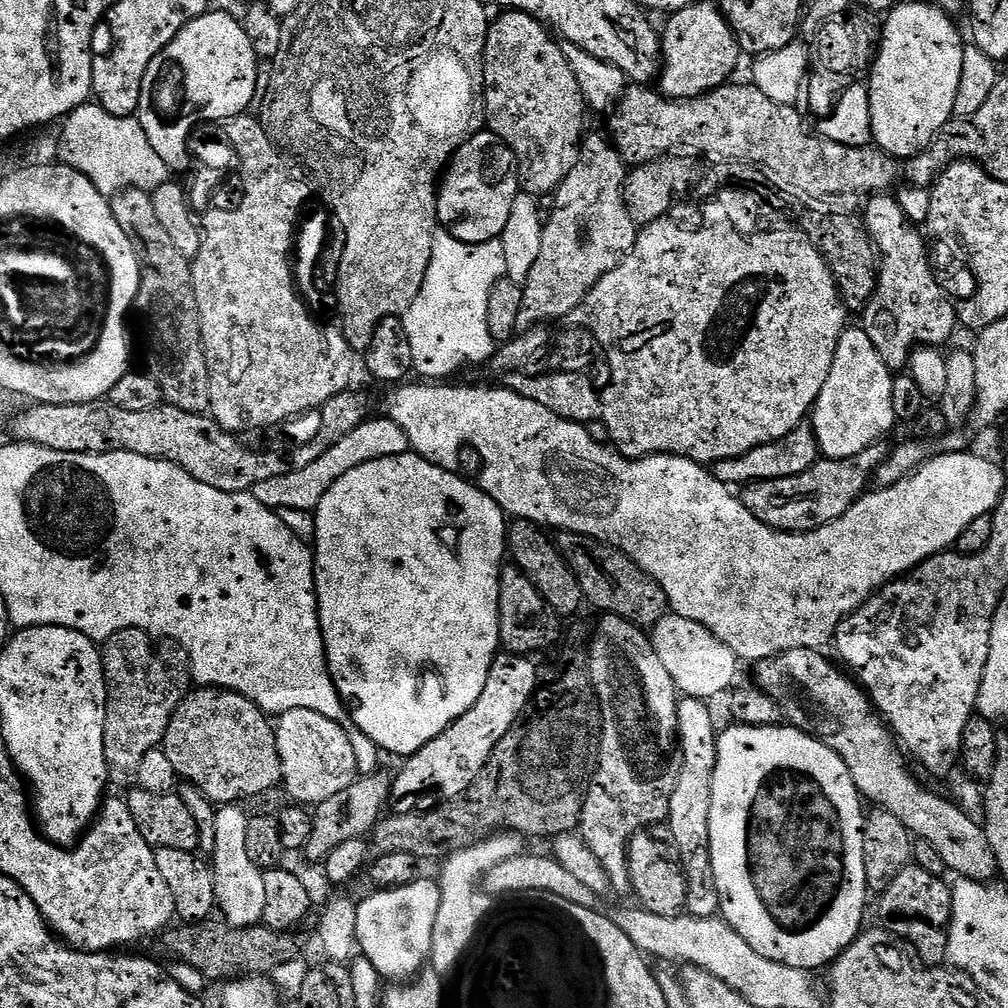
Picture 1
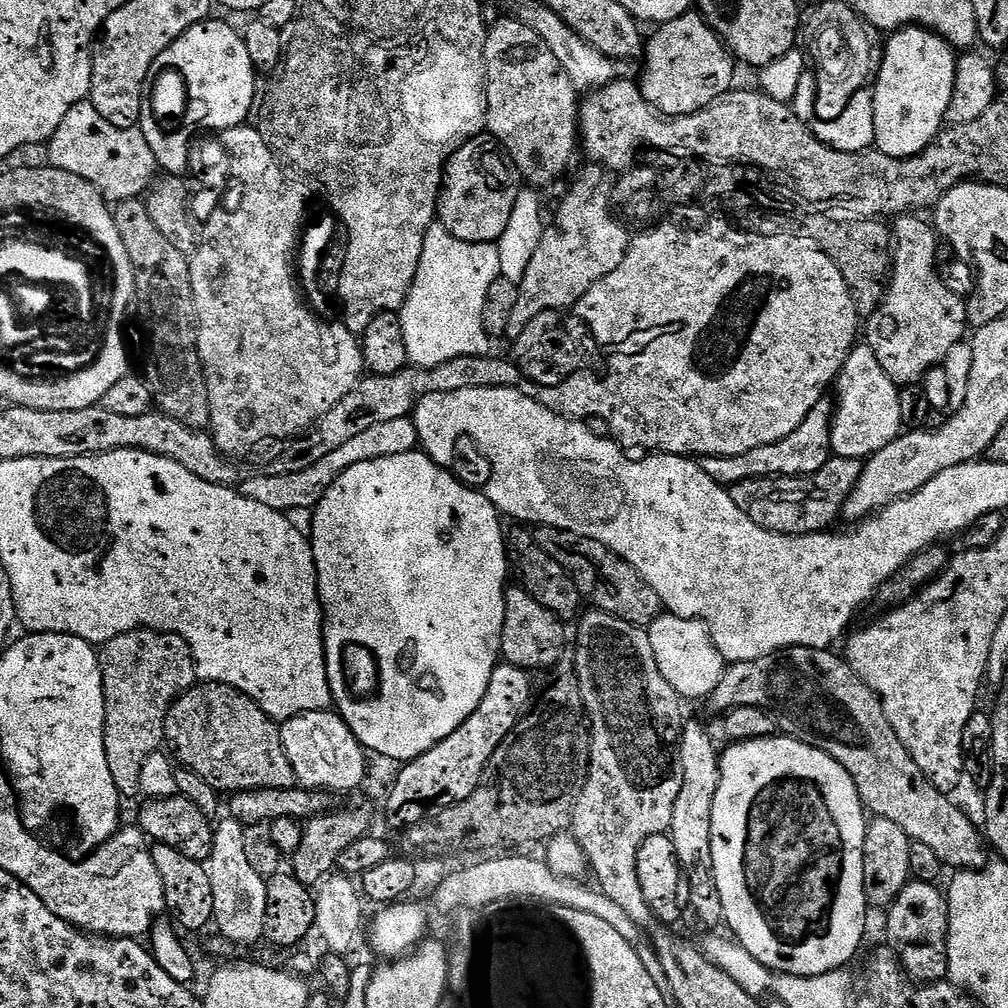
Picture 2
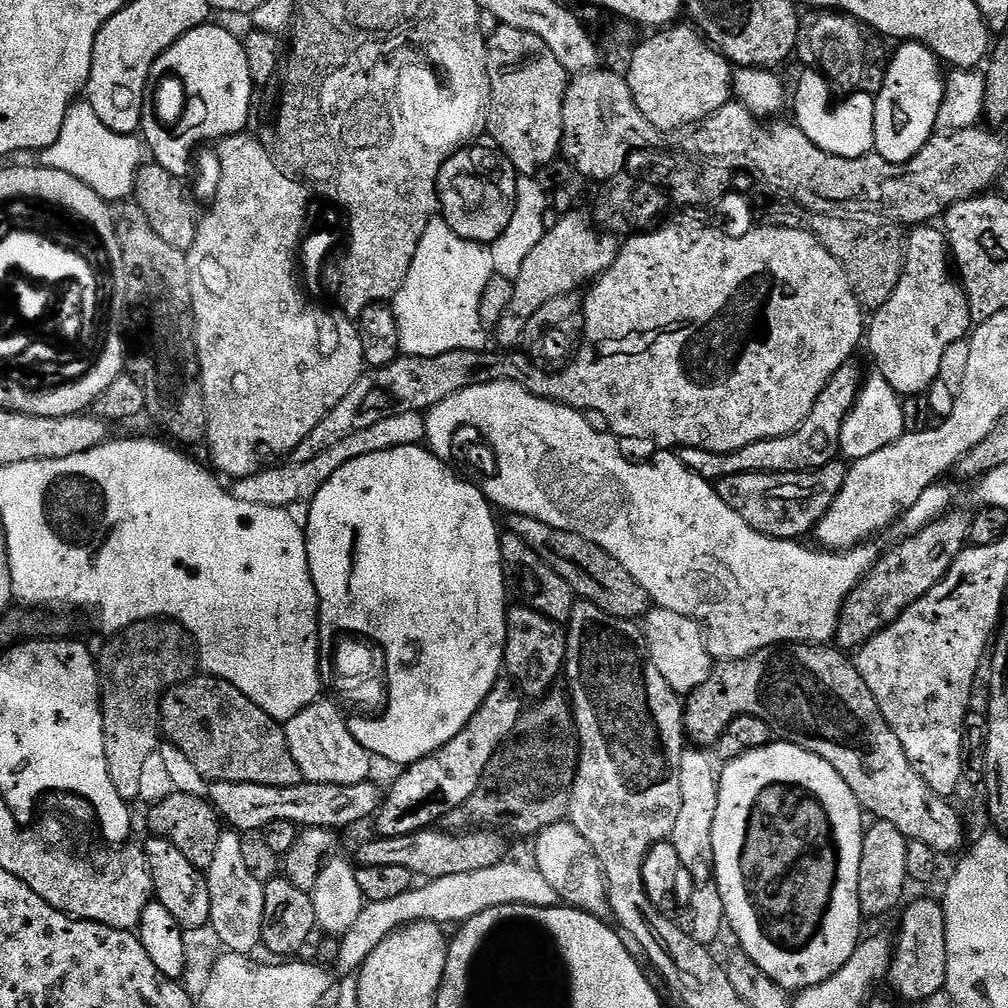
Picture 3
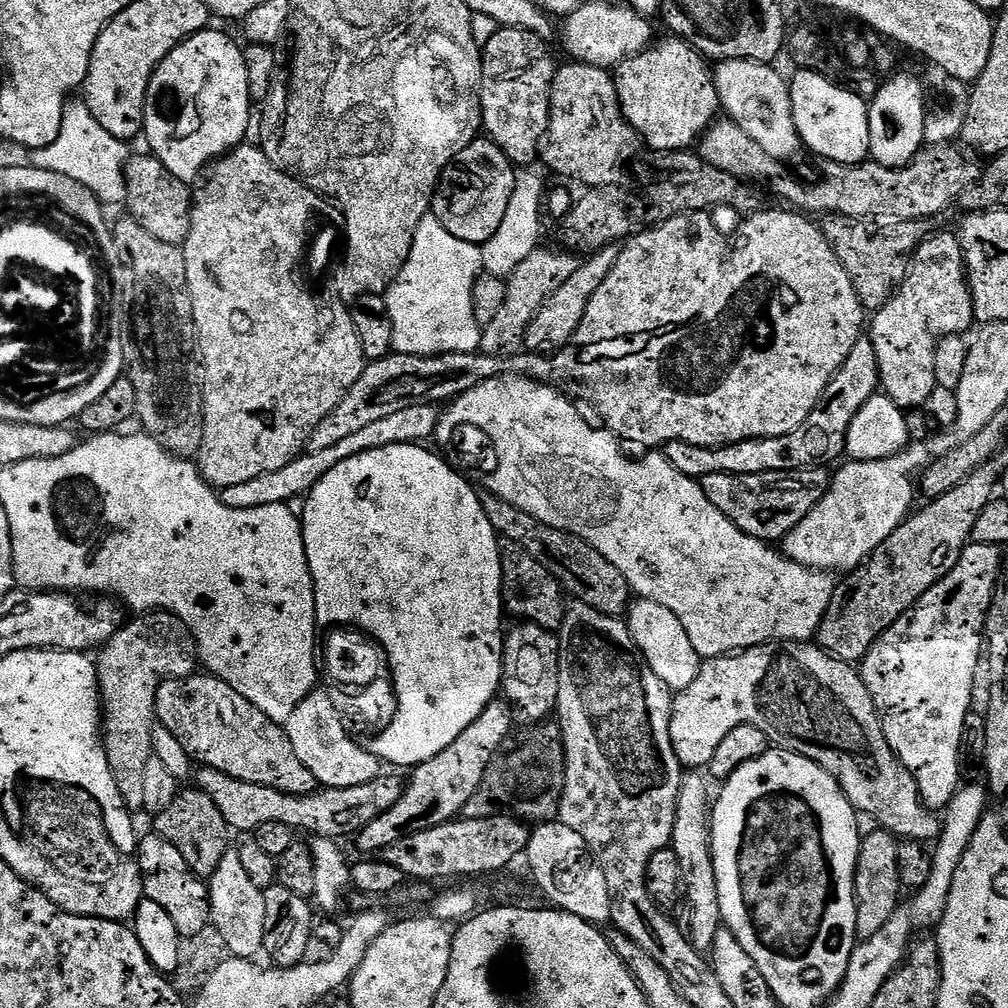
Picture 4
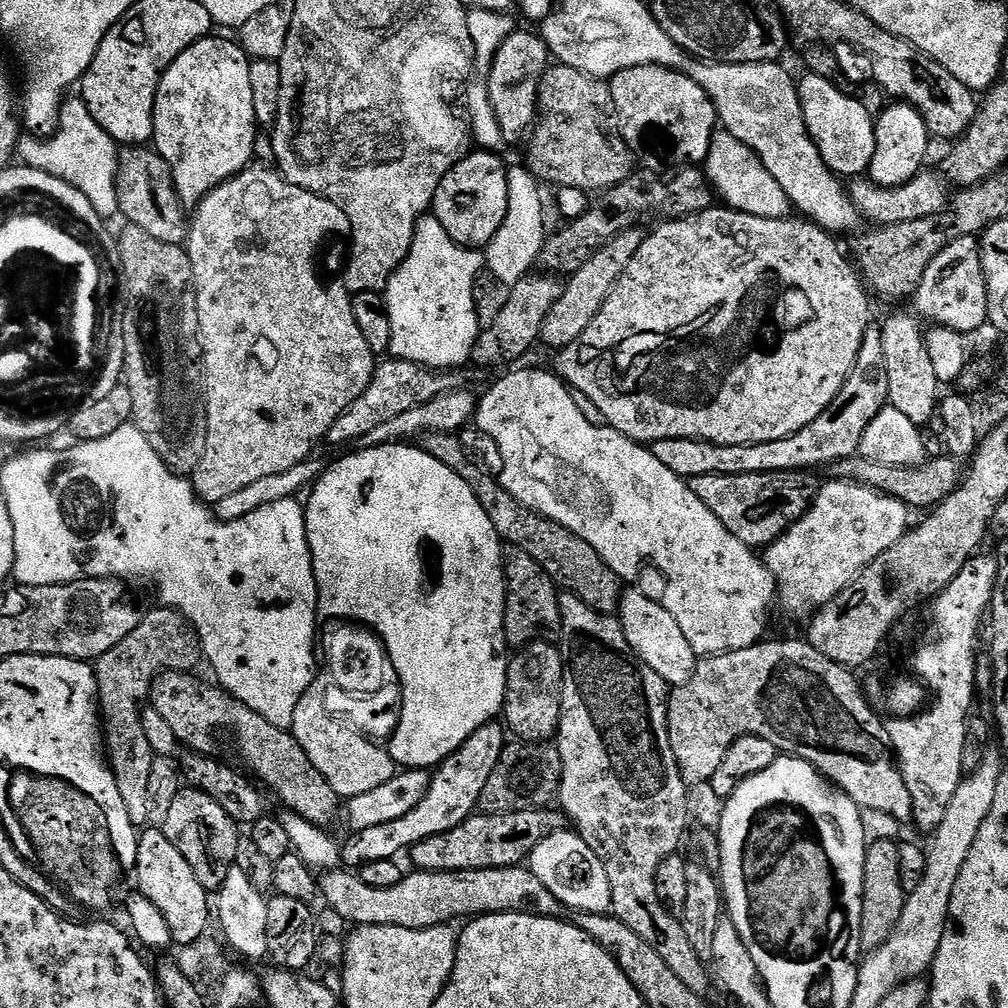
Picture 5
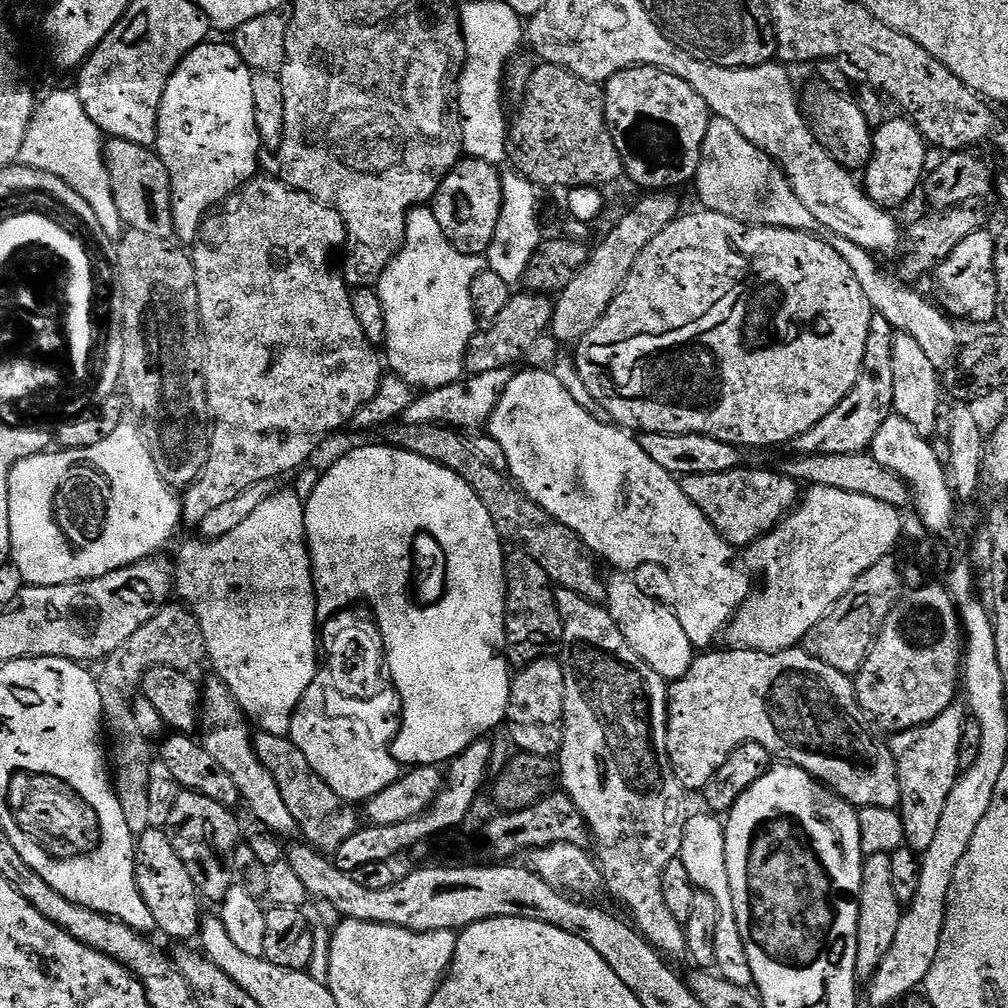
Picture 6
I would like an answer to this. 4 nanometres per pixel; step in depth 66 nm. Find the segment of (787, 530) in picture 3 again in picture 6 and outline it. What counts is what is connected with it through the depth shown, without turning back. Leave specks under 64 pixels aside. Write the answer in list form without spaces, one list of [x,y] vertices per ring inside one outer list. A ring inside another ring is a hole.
[[[741,466],[718,474],[690,474],[680,480],[682,490],[706,518],[733,546],[747,546],[757,537],[771,531],[796,507],[802,496],[802,488],[797,481],[779,470],[768,468],[747,468]]]

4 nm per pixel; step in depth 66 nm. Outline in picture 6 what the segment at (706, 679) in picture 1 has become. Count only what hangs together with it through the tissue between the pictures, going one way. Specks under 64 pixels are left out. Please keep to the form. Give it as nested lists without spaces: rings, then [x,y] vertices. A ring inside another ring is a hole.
[[[616,570],[611,573],[612,577],[607,577],[608,599],[606,607],[610,618],[614,618],[614,622],[618,626],[618,630],[622,630],[622,638],[626,638],[626,642],[630,642],[630,646],[634,646],[634,654],[638,654],[638,658],[642,658],[642,662],[646,662],[655,672],[666,682],[671,682],[682,678],[686,674],[686,670],[690,670],[694,659],[694,649],[690,638],[686,638],[686,630],[682,630],[682,622],[678,622],[675,611],[671,607],[667,608],[664,604],[659,604],[652,596],[647,596],[640,589],[640,584],[635,580],[635,575],[629,574],[624,570]]]

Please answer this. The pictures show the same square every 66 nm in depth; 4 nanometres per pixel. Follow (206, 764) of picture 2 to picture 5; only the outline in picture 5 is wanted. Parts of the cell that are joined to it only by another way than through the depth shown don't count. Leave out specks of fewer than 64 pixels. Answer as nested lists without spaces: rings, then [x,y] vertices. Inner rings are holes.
[[[164,672],[157,676],[151,686],[151,707],[162,714],[164,721],[174,730],[179,743],[193,753],[215,753],[216,735],[220,728],[229,730],[236,736],[236,748],[241,758],[248,763],[247,771],[253,777],[256,775],[255,779],[265,789],[272,788],[287,811],[296,812],[306,821],[321,826],[328,826],[335,816],[337,819],[342,812],[341,797],[336,795],[326,778],[322,778],[319,770],[312,765],[291,731],[267,722],[257,711],[238,702],[215,683],[212,684],[203,684],[196,674]]]

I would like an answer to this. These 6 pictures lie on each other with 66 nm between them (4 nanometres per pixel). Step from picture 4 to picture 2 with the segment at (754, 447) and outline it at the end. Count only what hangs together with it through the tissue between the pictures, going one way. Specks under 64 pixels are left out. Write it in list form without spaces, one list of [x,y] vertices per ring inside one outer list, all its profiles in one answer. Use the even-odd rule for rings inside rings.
[[[828,398],[821,400],[814,406],[814,410],[794,430],[794,434],[786,434],[778,442],[770,442],[770,446],[758,446],[758,450],[746,450],[746,454],[737,456],[702,456],[698,463],[714,482],[731,486],[743,480],[757,480],[767,476],[812,476],[826,462],[831,460],[832,451],[832,418],[834,415],[833,401]]]

